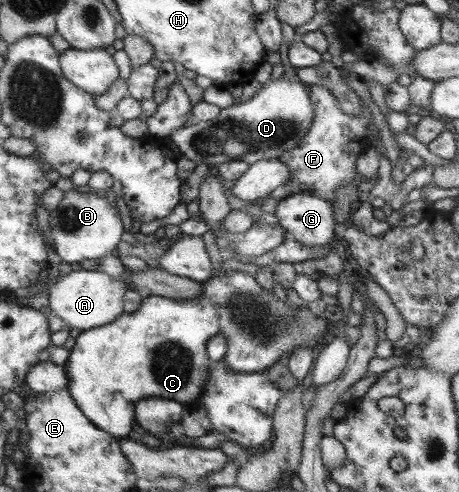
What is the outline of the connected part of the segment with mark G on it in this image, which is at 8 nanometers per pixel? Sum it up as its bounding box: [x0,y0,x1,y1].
[274,192,338,248]

